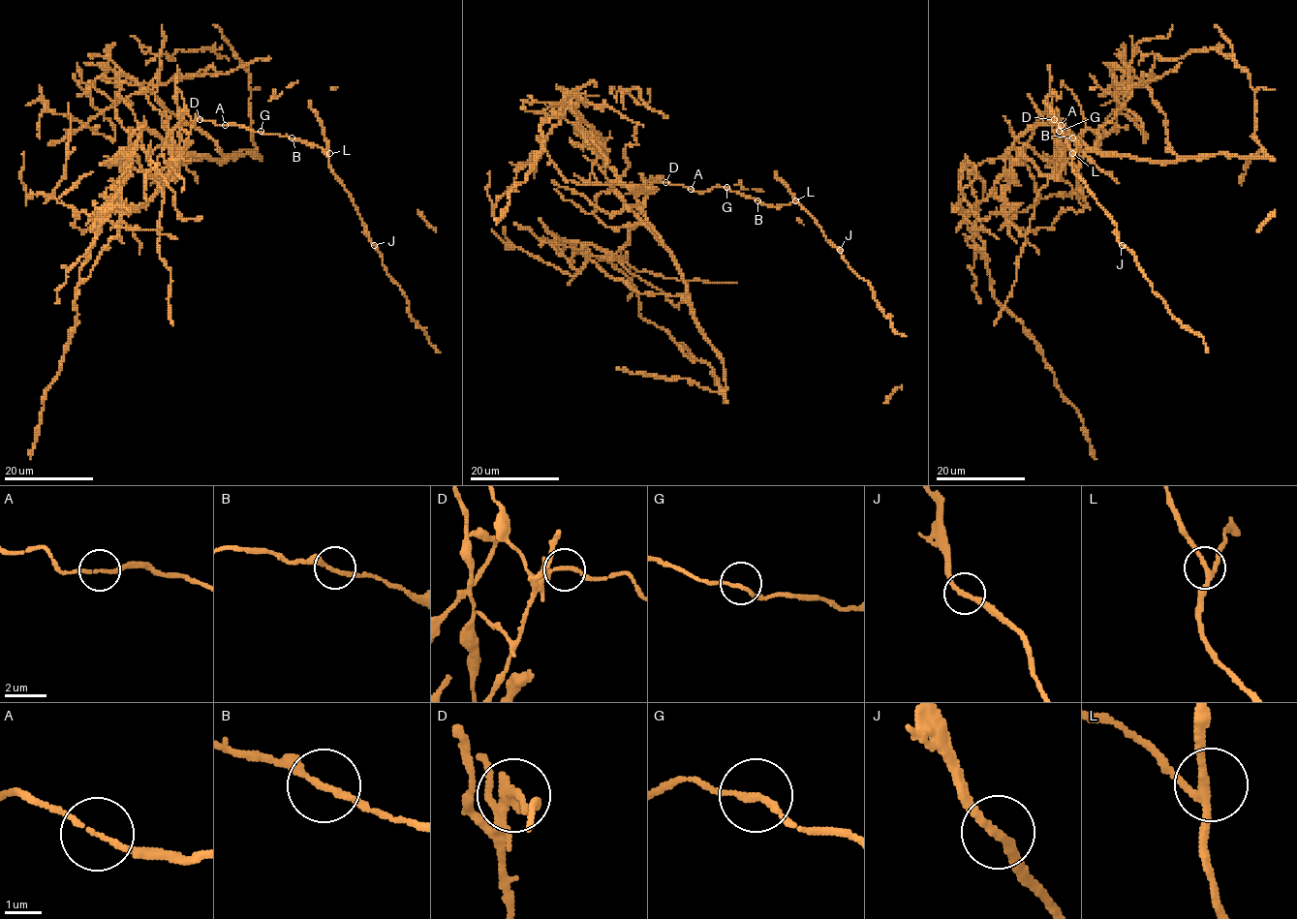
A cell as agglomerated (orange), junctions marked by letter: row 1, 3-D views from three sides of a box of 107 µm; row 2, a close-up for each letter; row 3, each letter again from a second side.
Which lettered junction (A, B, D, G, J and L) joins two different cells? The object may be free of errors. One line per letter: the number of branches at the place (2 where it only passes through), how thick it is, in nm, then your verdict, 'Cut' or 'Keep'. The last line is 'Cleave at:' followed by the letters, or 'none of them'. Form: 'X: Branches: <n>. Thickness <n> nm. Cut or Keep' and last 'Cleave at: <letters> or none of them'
A: Branches: 2. Thickness 140 nm. Keep
B: Branches: 2. Thickness 190 nm. Keep
D: Branches: 3. Thickness 150 nm. Cut
G: Branches: 2. Thickness 170 nm. Keep
J: Branches: 2. Thickness 220 nm. Keep
L: Branches: 3. Thickness 200 nm. Keep
Cleave at: D

